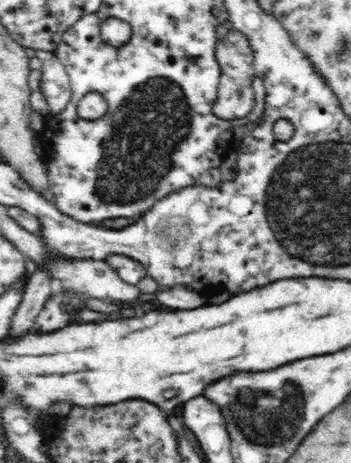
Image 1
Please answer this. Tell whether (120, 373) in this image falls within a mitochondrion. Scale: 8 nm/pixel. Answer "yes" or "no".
no

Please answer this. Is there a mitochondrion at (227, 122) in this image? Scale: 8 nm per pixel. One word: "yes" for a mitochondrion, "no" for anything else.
no

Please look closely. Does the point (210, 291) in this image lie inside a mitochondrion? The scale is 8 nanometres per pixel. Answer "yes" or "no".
no

